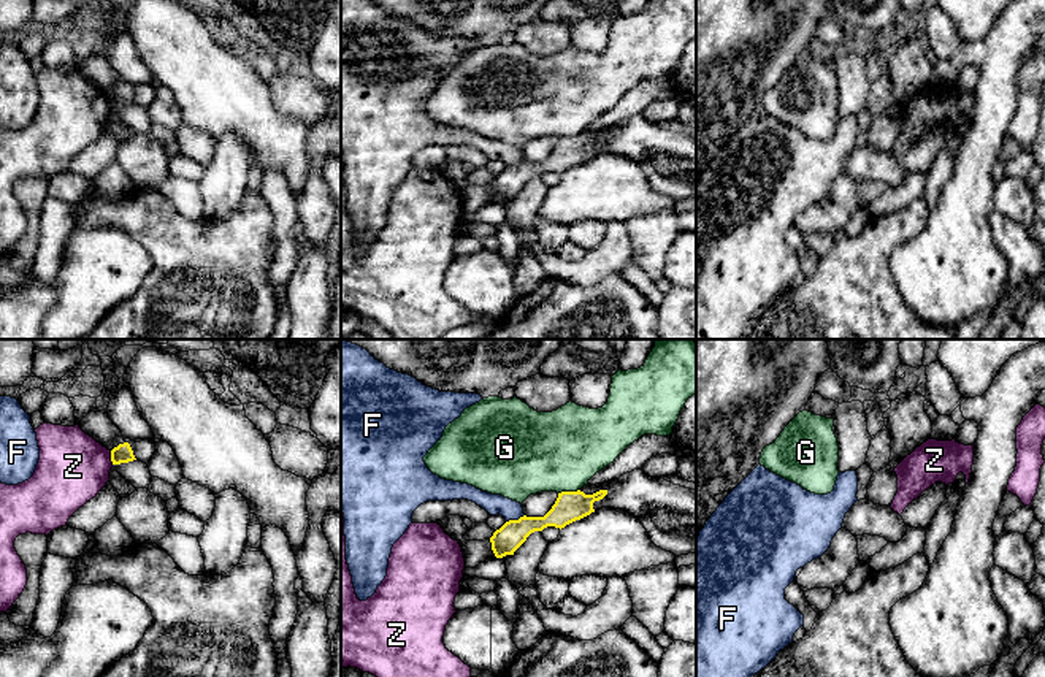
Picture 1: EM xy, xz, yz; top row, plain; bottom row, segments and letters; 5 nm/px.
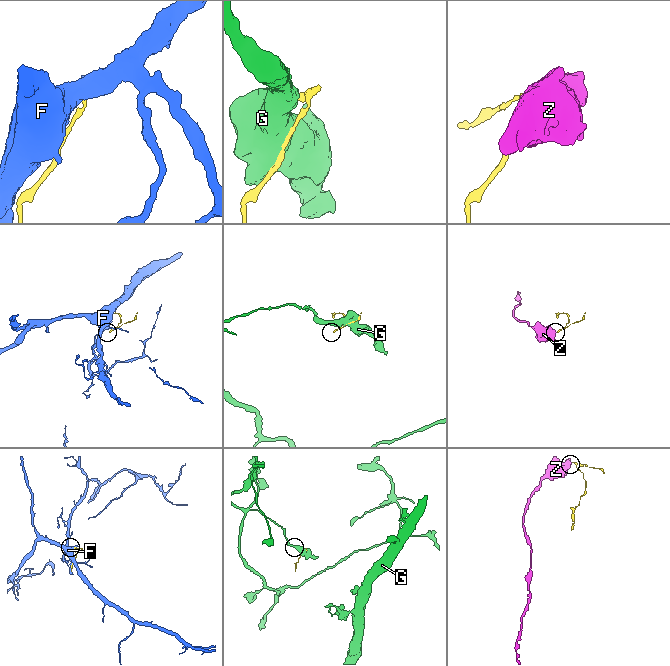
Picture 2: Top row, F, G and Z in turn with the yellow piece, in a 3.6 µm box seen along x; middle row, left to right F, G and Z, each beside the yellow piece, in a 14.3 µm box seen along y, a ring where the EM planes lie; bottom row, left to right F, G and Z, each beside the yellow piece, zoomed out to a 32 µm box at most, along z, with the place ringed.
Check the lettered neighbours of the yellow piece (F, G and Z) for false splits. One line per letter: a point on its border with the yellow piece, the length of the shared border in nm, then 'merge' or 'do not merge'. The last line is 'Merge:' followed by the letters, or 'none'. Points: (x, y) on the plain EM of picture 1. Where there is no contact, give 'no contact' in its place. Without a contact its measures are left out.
F: meets yellow in xz at (514, 165); contact 100 nm long; do not merge
G: meets yellow in xz at (568, 137); contact 110 nm long; do not merge
Z: meets yellow in xy at (111, 102); contact 70 nm long; do not merge
Merge: none

